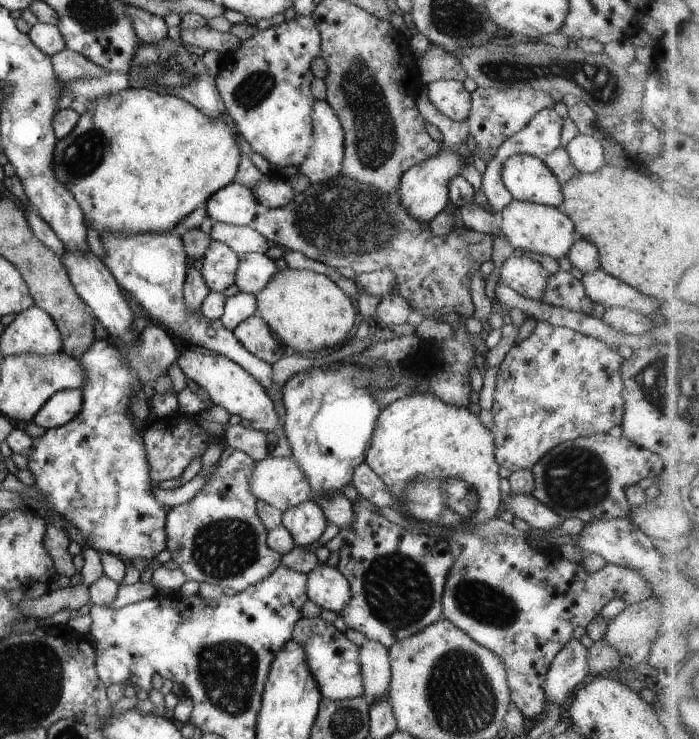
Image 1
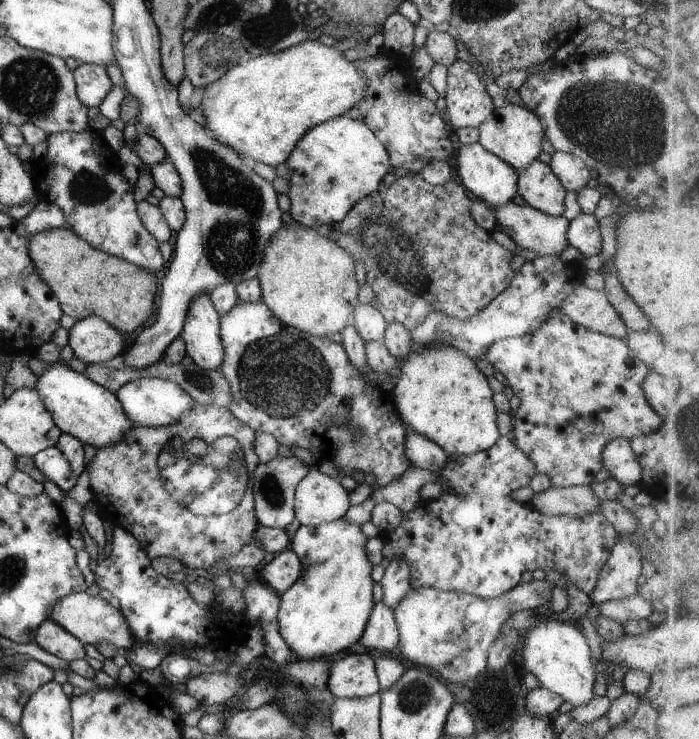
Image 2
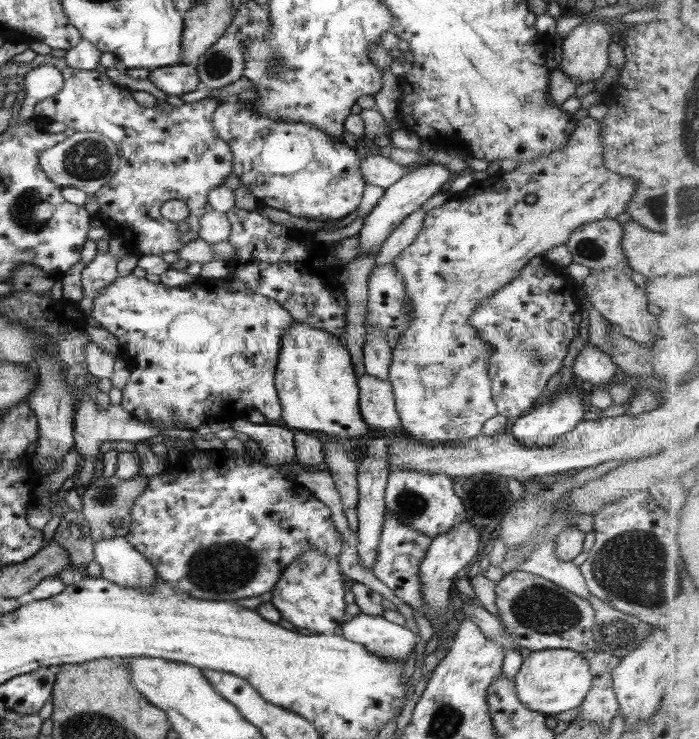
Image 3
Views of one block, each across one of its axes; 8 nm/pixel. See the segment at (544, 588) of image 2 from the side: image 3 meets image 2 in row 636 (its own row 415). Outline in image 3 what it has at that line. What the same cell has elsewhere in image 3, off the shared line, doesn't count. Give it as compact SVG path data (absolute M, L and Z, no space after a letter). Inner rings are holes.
M587 115L582 119L578 119L574 132L568 139L568 142L560 149L551 152L548 156L541 156L532 162L525 162L517 165L510 173L502 173L499 169L488 180L473 183L470 187L461 190L459 193L452 194L448 198L448 202L430 210L424 217L424 222L420 232L416 235L416 240L408 245L398 256L396 256L394 264L397 273L403 278L405 293L411 302L411 313L409 314L409 323L404 330L399 341L392 347L388 380L393 388L393 396L395 397L395 408L398 412L401 429L400 434L418 441L458 441L470 440L482 434L484 424L490 418L498 415L497 407L491 396L492 379L488 374L487 360L491 350L487 342L477 333L477 328L470 324L469 318L487 296L494 294L513 278L516 278L521 270L528 264L528 261L535 256L545 255L548 250L552 250L554 246L566 244L571 234L583 224L596 222L602 219L615 219L620 213L625 212L628 203L632 201L632 195L636 191L635 180L632 177L618 174L608 170L604 160L603 145L603 124L598 120Z

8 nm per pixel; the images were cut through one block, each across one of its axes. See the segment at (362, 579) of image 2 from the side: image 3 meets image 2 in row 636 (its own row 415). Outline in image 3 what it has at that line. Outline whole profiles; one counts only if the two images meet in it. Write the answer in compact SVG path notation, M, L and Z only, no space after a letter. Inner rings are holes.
M294 321L280 339L278 356L274 382L286 428L349 438L360 438L370 431L360 415L356 371L339 337Z

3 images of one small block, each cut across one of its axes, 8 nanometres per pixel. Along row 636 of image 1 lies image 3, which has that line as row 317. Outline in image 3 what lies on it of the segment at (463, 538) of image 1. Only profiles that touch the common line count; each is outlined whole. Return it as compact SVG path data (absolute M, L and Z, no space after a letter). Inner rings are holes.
M544 255L535 256L512 282L481 300L471 314L470 324L477 328L477 333L491 350L487 365L493 384L491 396L498 415L508 418L525 416L546 397L548 380L562 368L568 346L579 334L582 308L576 299L577 290L578 285L568 275L563 275L562 267L548 261Z

